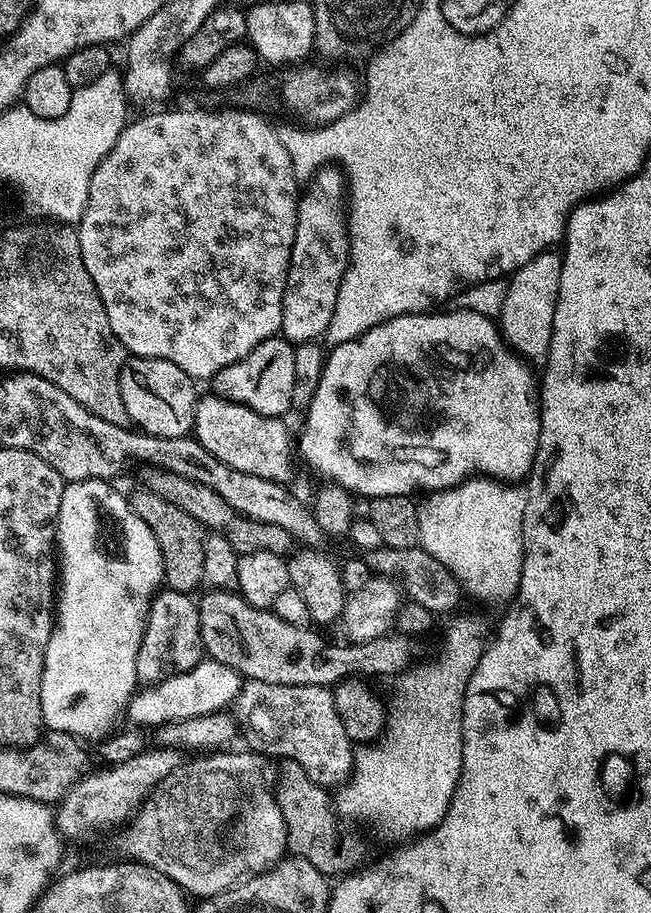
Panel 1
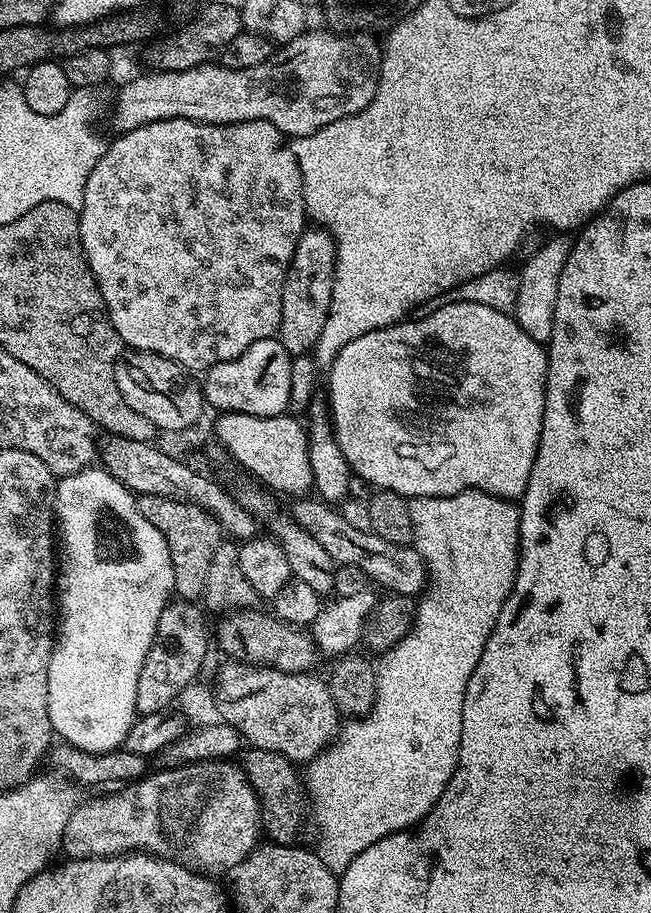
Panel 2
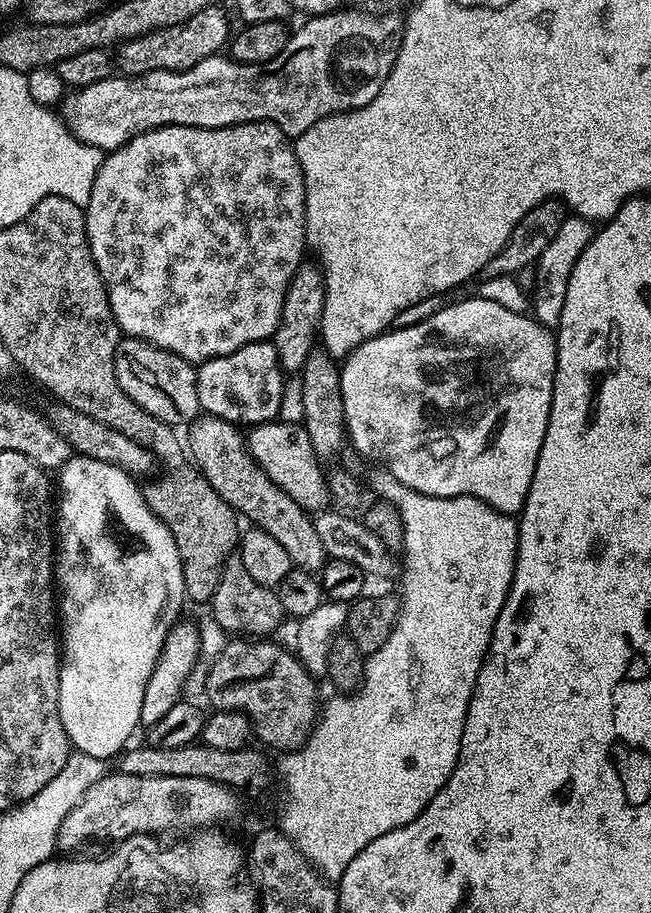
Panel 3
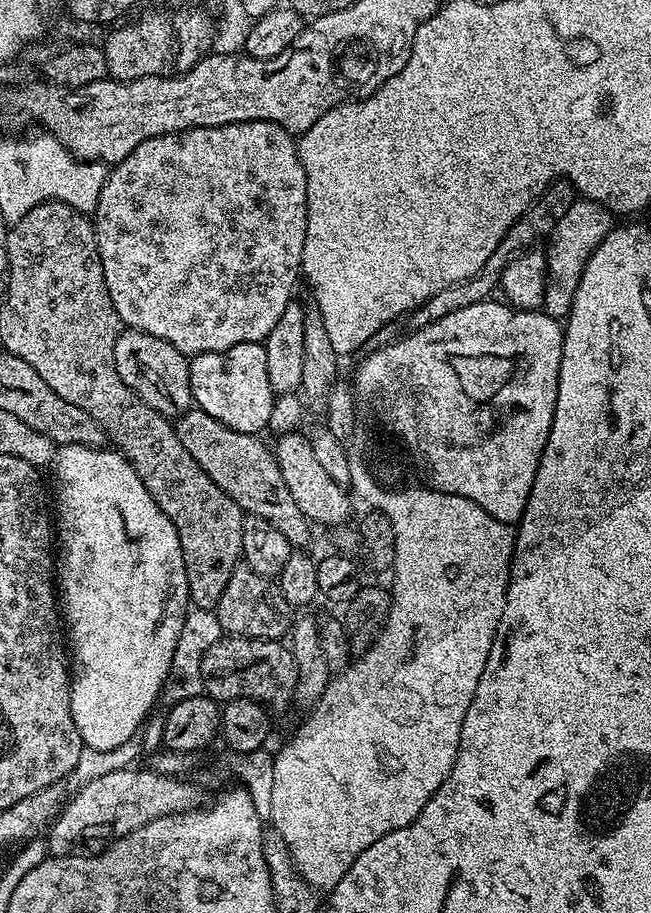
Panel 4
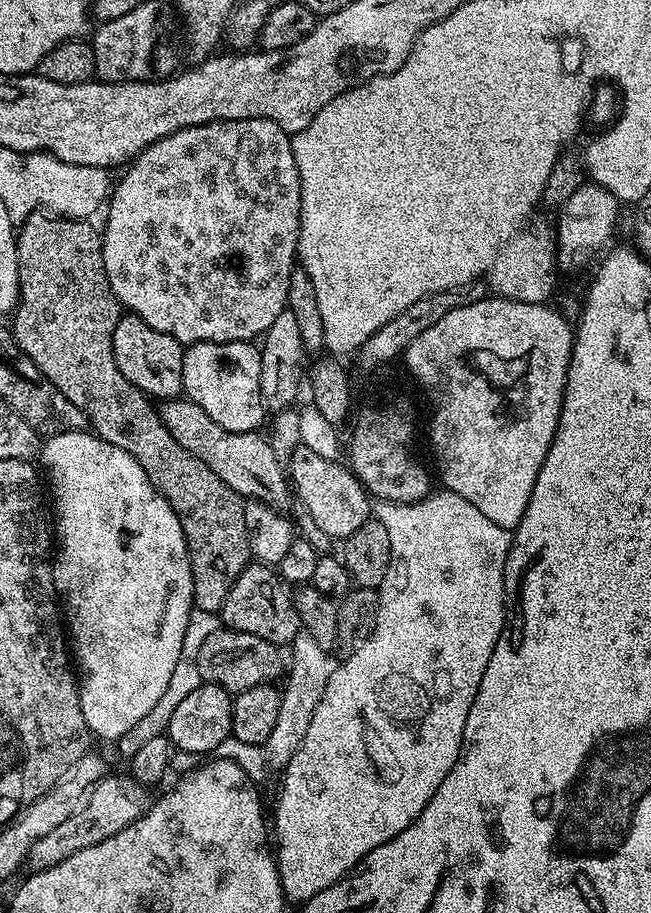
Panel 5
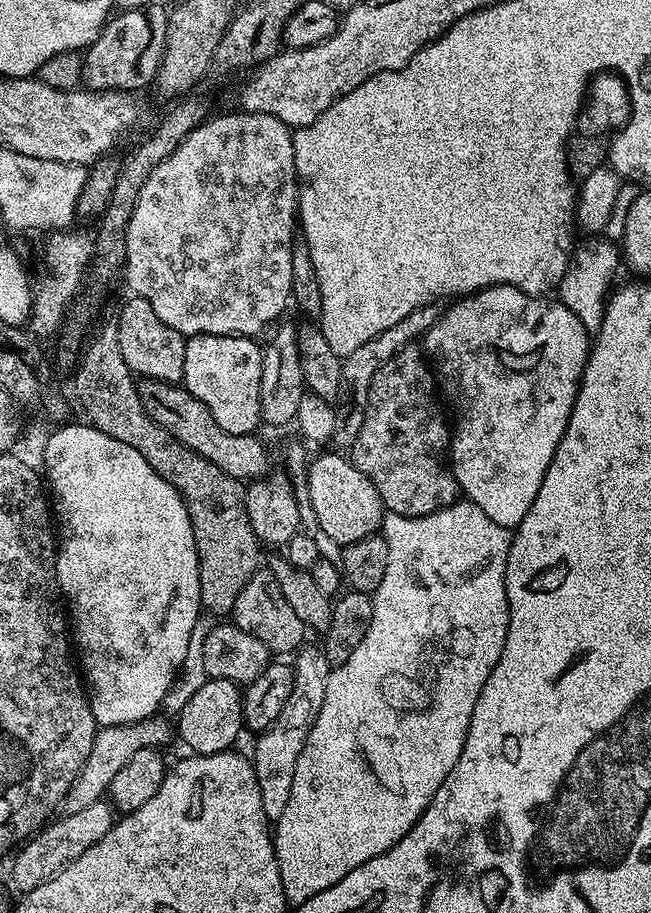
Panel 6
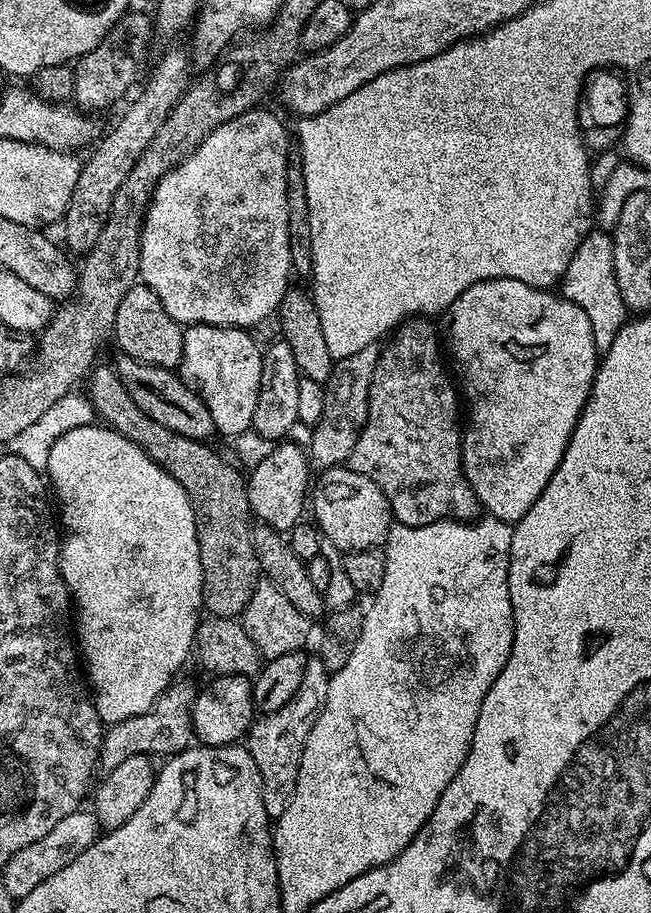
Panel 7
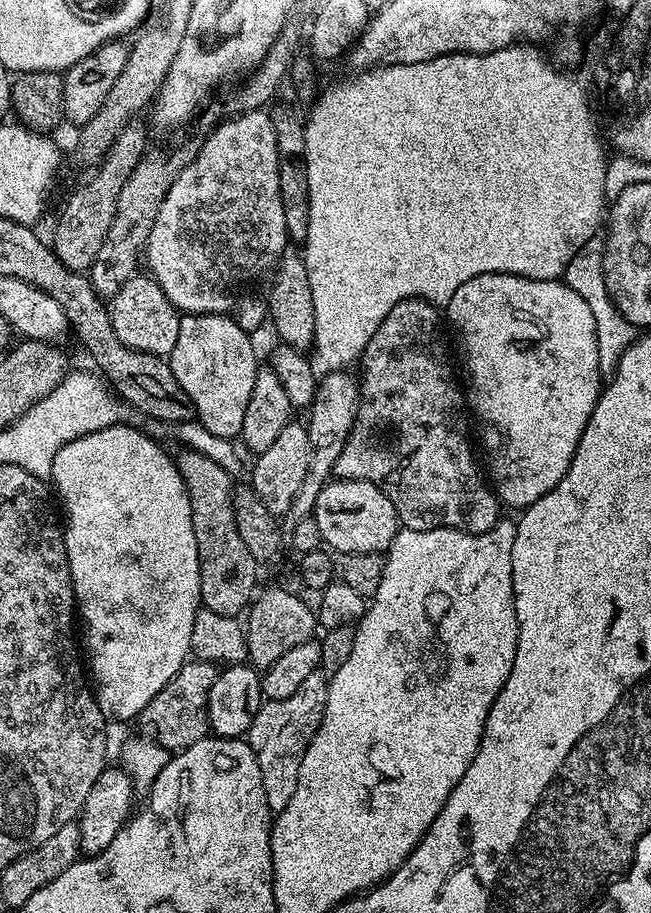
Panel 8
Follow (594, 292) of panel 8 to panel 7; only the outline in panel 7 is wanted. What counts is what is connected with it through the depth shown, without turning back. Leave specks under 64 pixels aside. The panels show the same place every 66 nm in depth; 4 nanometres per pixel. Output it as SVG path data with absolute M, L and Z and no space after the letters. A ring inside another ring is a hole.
M596 228L587 233L572 254L572 260L564 270L558 288L560 294L568 301L586 310L596 349L602 354L607 352L618 330L628 318L628 309L624 304L621 291L618 290L617 280L614 278L613 240L609 231Z

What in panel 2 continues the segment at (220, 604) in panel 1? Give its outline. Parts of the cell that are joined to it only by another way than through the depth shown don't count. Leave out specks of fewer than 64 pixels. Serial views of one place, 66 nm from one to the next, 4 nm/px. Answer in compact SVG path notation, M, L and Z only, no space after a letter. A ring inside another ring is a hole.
M241 610L230 612L219 617L214 626L214 640L220 643L229 661L242 660L246 664L259 664L266 668L277 668L283 672L313 671L318 659L316 643L307 631L283 624L275 615L261 610Z

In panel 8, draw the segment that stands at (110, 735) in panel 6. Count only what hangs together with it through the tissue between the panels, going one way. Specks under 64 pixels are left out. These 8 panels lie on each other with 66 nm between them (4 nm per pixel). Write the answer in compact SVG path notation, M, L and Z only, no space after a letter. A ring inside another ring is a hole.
M192 658L184 663L180 672L174 674L174 678L170 678L170 682L166 682L166 686L162 686L162 690L158 690L158 694L154 694L154 698L150 698L148 705L140 712L138 725L140 724L141 730L144 731L141 733L160 747L167 748L169 753L172 754L194 746L194 742L198 742L203 736L209 735L208 699L210 698L210 686L214 686L216 681L217 671L217 665L210 663L208 660Z

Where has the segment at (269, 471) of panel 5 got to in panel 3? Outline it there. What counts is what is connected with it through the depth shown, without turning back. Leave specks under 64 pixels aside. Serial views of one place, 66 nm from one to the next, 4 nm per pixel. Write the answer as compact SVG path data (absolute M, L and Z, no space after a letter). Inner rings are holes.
M201 414L187 425L186 432L186 452L191 463L206 478L206 482L218 490L221 498L243 519L245 516L249 525L271 534L286 549L286 554L290 554L292 565L313 574L319 573L329 554L322 546L322 538L318 538L313 517L298 506L298 502L294 502L282 486L274 483L262 466L258 466L242 437L241 429L216 416Z

